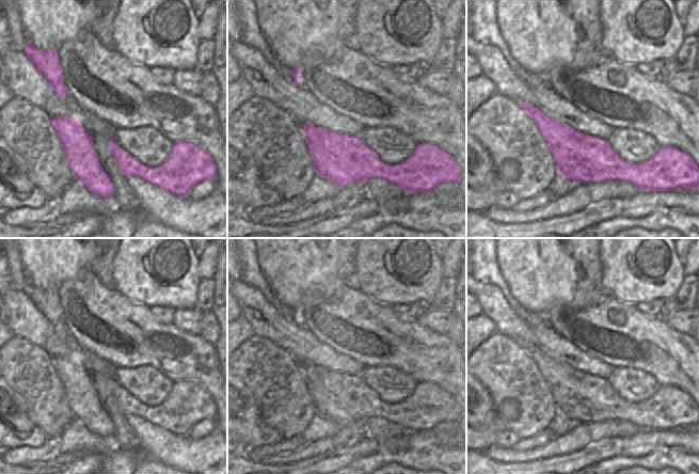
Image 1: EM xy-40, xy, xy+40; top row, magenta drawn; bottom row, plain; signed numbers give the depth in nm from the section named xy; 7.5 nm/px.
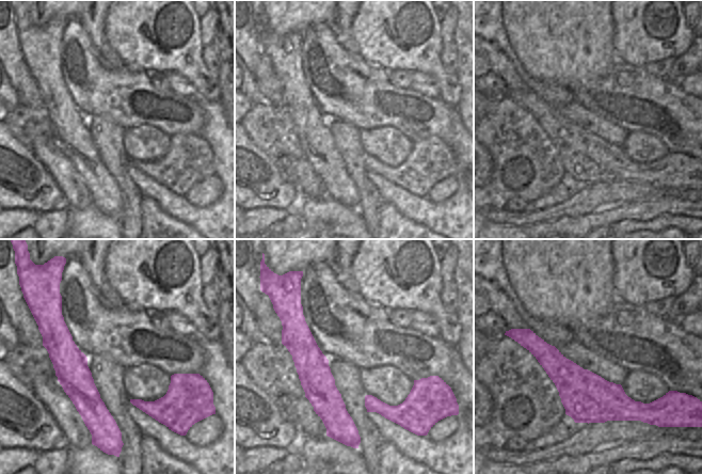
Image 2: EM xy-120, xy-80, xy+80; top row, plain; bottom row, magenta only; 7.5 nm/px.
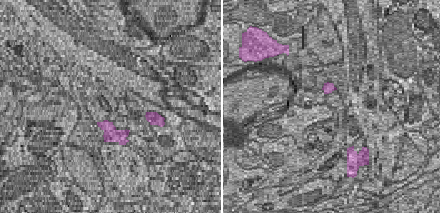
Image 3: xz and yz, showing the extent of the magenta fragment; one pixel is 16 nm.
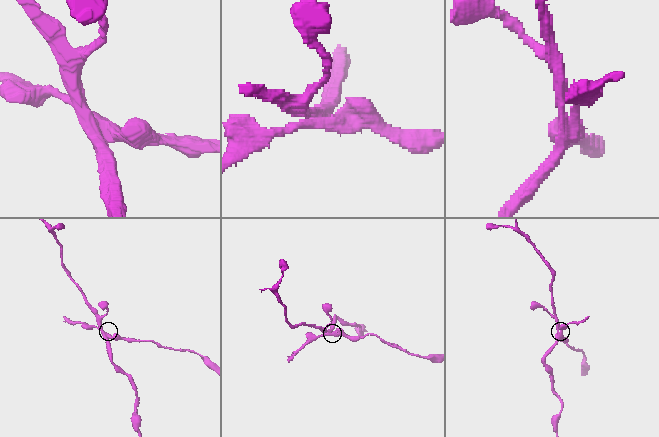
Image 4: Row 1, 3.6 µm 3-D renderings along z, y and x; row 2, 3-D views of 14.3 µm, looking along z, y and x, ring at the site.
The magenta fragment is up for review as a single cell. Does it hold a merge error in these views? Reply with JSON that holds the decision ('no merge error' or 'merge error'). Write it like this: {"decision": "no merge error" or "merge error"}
{"decision": "merge error"}

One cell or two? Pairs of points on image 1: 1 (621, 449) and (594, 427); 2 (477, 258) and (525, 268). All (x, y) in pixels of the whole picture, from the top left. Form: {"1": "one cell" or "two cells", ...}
{"1": "two cells", "2": "two cells"}

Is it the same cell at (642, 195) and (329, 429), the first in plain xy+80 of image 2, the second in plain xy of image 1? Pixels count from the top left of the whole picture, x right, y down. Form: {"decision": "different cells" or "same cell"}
{"decision": "different cells"}

